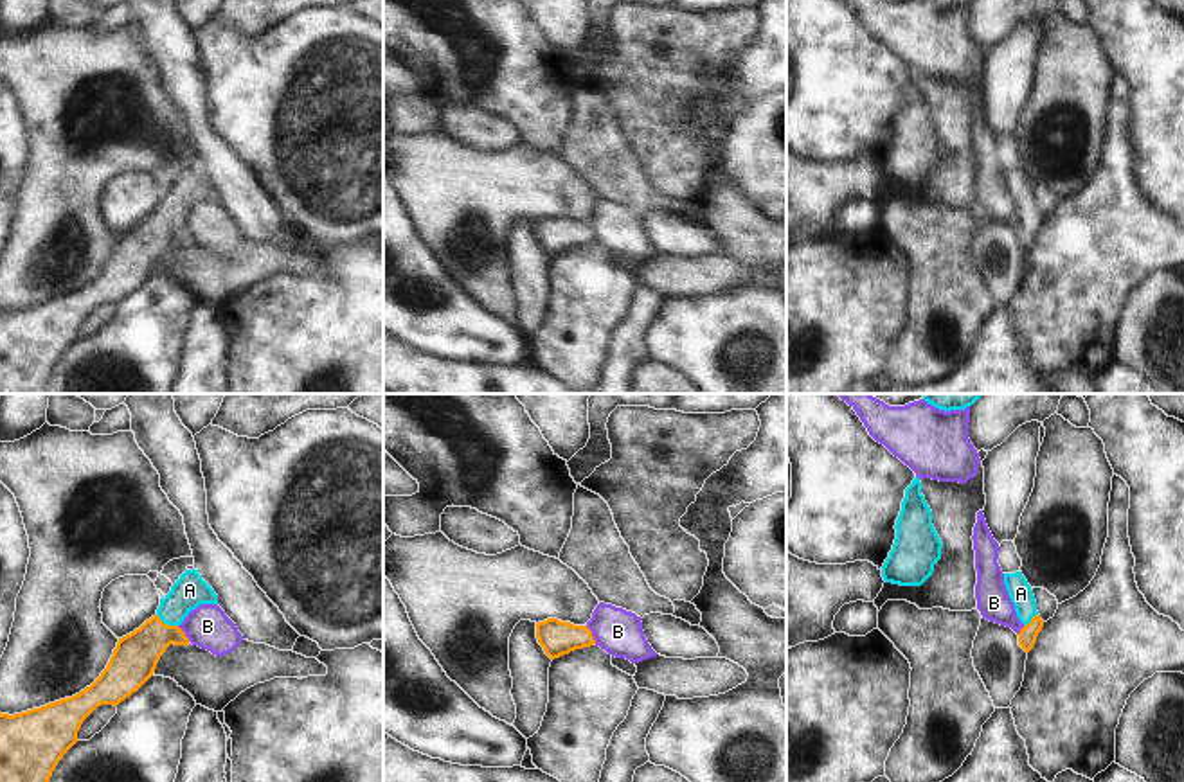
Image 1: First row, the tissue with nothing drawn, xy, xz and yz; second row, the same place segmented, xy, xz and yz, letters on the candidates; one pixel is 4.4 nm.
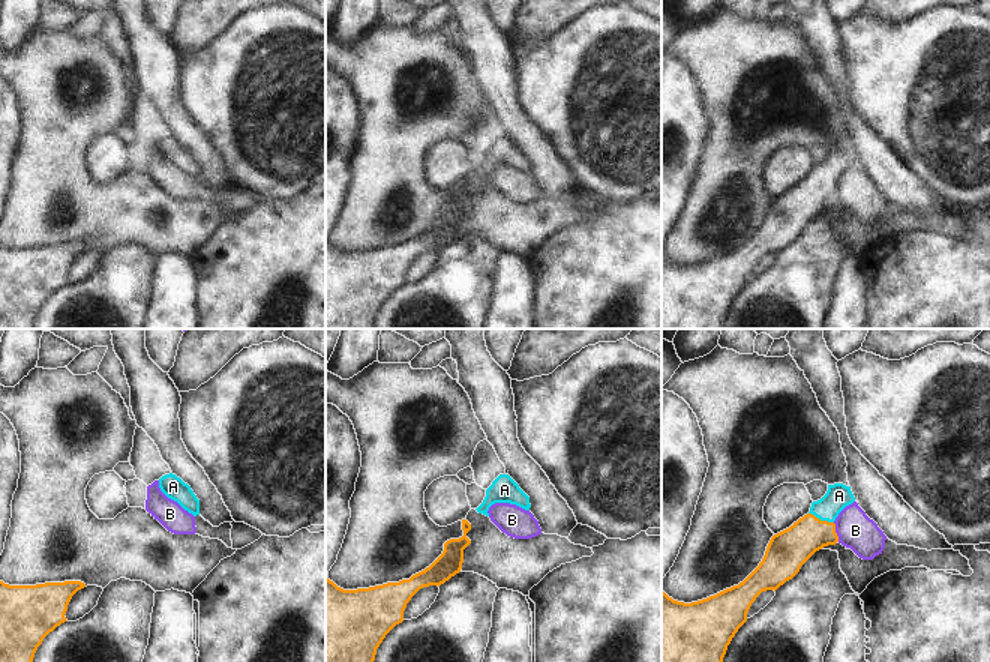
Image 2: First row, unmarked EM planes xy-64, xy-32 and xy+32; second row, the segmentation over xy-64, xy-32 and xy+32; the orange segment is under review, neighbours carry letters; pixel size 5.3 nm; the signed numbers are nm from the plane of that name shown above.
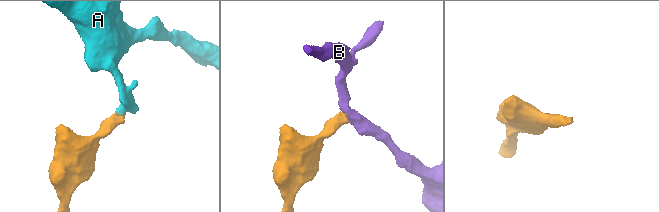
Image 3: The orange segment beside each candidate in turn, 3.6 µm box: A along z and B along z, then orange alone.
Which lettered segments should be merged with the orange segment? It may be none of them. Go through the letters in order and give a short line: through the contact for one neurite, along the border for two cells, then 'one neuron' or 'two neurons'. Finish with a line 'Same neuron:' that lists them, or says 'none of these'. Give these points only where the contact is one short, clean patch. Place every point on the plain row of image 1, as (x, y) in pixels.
A: xy (134, 257), (166, 222), (173, 205), (189, 187) | one neuron
B: xz (585, 223), (596, 239) | two neurons
Same neuron: A

